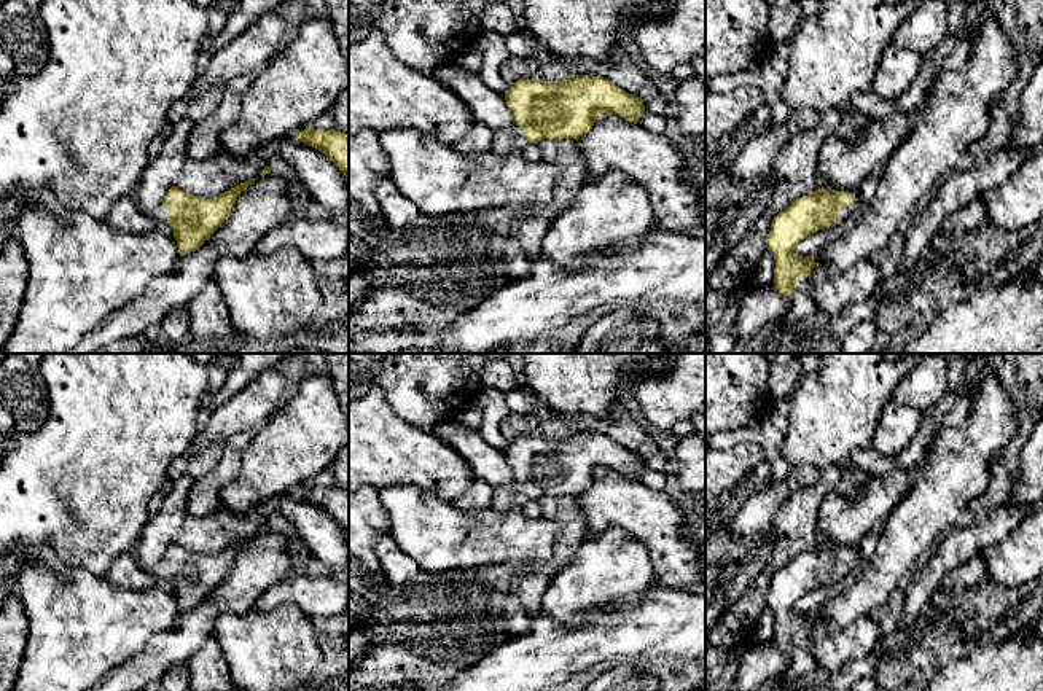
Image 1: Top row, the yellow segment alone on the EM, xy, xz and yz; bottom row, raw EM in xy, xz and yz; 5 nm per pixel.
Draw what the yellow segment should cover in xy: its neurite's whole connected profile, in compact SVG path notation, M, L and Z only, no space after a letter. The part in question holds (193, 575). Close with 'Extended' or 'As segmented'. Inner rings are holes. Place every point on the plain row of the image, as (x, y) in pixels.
M256 535L247 537L225 548L218 554L205 556L172 543L161 562L139 567L156 580L169 580L174 586L180 613L196 608L212 594L231 570L237 552L255 540Z. Extended

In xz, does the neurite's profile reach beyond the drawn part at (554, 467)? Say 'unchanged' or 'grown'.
grown

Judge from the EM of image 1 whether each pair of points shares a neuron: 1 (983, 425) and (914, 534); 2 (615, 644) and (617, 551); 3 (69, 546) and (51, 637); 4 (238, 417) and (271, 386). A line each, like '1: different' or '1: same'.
1: same
2: different
3: different
4: same

